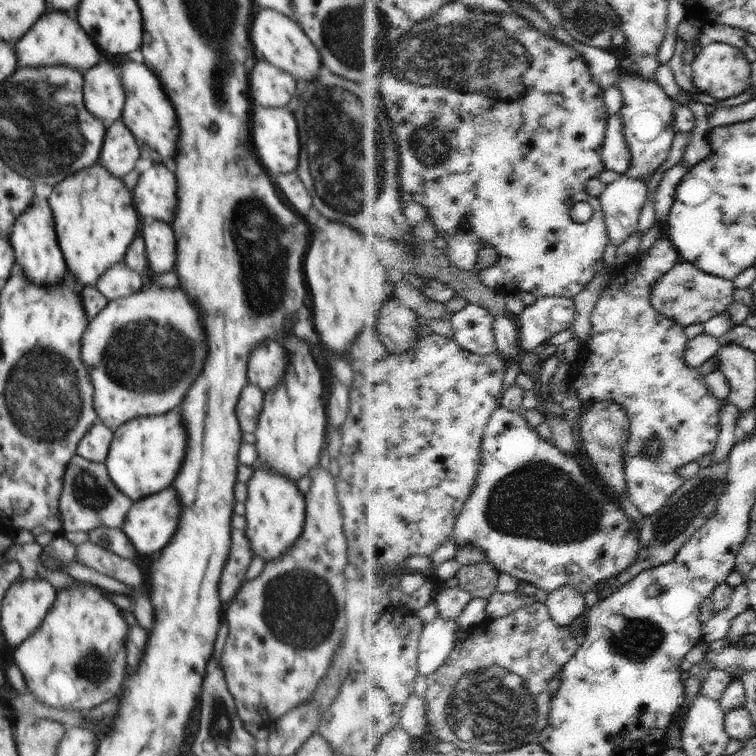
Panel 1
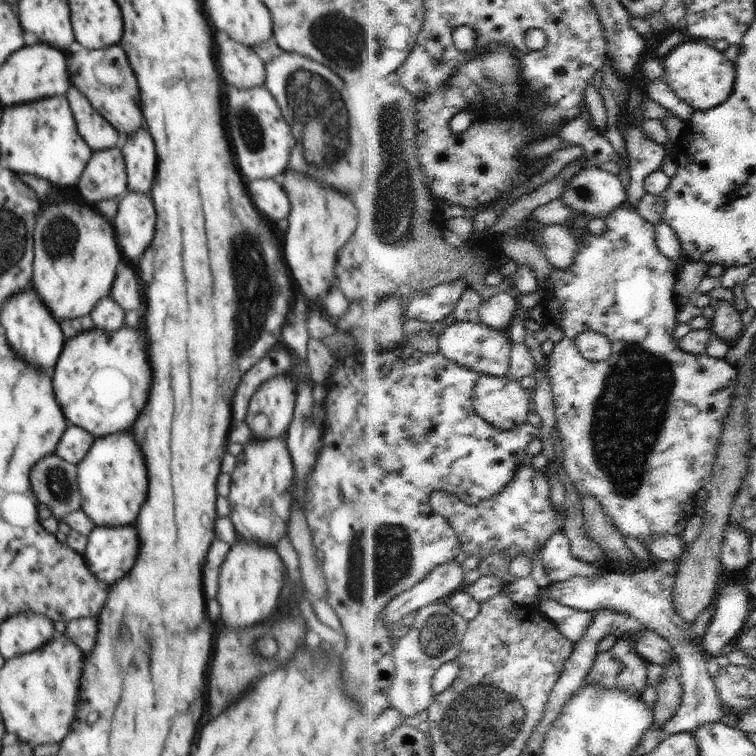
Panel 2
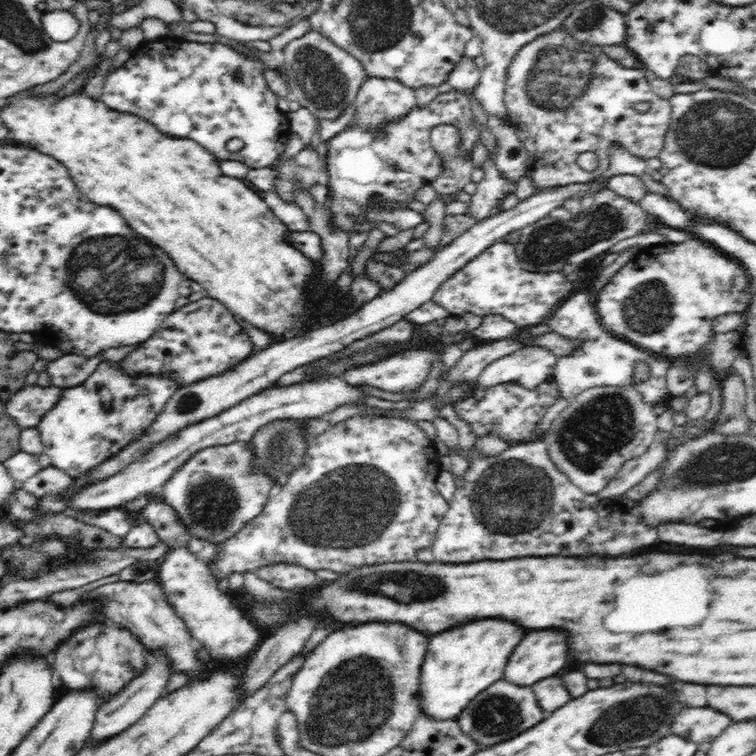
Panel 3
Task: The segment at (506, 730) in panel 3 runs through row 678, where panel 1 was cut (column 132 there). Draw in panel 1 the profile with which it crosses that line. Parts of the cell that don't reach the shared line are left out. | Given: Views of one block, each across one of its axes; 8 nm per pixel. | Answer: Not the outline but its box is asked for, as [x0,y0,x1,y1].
[59,454,133,534]

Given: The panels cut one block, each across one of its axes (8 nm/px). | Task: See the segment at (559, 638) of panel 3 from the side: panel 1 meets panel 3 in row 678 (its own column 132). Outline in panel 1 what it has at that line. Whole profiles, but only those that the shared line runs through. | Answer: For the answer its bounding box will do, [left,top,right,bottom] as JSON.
[120,488,180,556]

